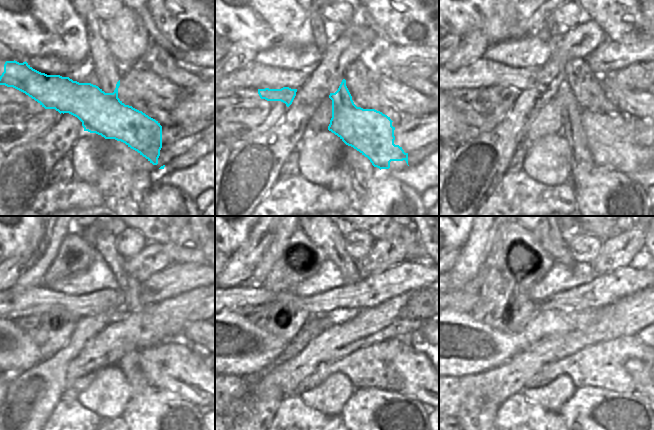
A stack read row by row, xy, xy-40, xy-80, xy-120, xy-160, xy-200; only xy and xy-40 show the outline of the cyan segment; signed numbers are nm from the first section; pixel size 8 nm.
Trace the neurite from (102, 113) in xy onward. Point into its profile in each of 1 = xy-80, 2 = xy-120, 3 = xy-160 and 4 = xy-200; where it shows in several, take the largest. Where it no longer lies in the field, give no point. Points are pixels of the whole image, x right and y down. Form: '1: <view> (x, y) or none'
1: xy-80 (599, 131)
2: xy-120 (194, 383)
3: xy-160 (418, 383)
4: xy-200 (642, 379)

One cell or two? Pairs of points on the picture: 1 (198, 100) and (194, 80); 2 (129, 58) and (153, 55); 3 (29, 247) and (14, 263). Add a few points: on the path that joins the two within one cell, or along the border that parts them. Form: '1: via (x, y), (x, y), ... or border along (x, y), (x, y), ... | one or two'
1: border along (204, 79), (194, 88), (186, 89) | two
2: border along (150, 41), (137, 64) | two
3: via (26, 251), (18, 259) | one

